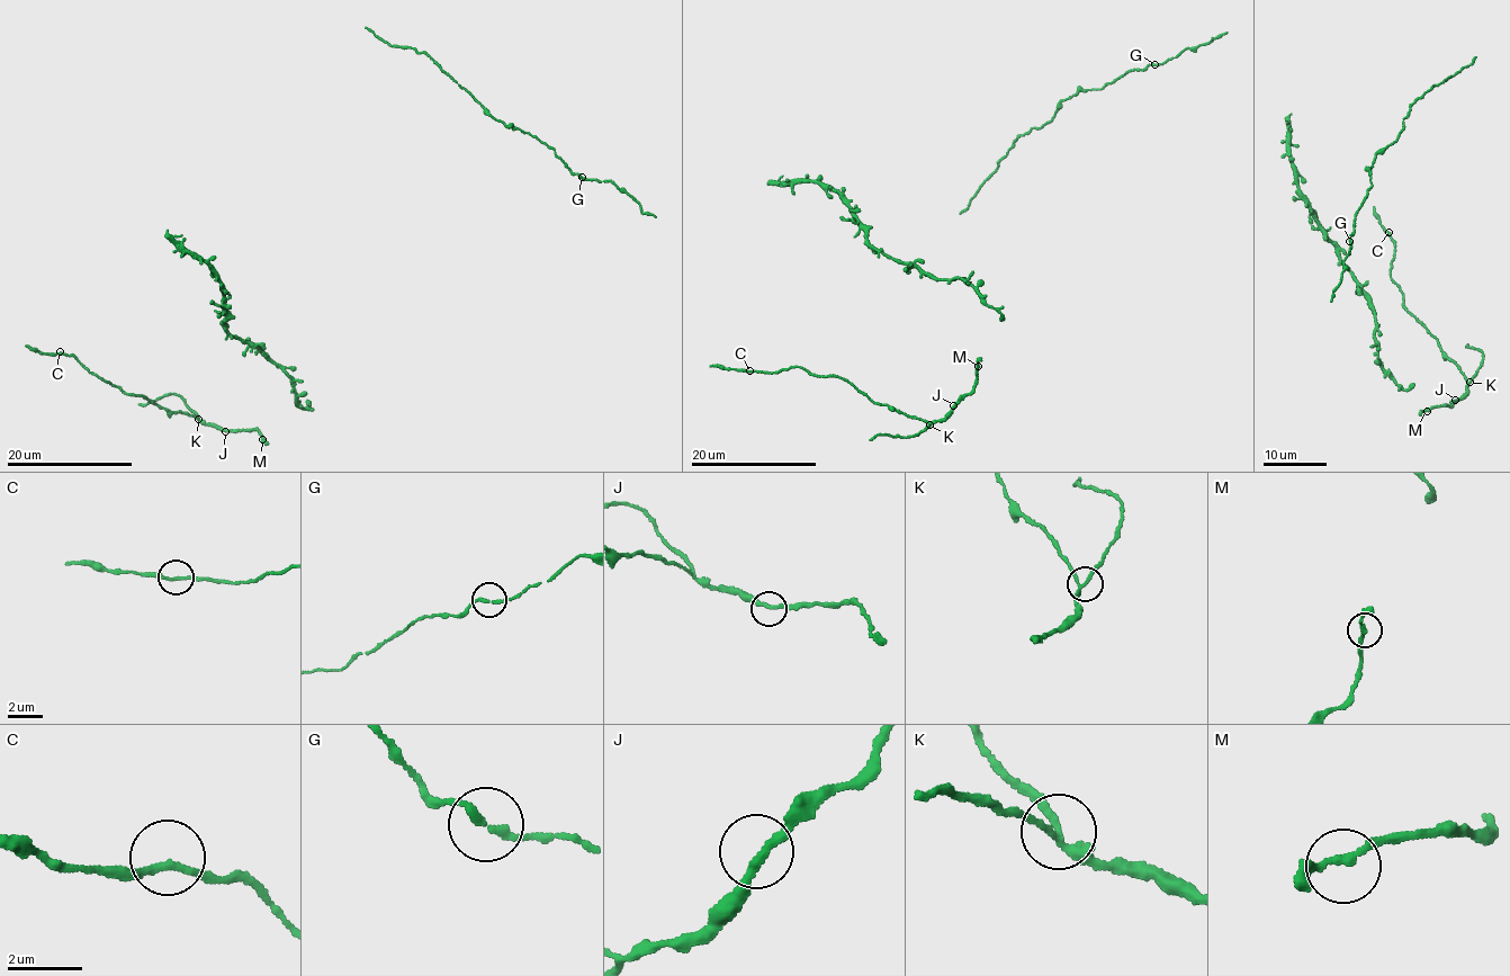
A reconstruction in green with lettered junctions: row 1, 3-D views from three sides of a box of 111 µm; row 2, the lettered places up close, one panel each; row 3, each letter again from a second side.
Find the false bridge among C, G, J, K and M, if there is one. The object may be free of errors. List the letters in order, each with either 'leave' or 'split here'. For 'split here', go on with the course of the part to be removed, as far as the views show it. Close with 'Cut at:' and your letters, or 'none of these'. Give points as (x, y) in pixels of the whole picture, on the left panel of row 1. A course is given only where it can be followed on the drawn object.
C: leave
G: leave
J: leave
K: split here | (198, 419), (178, 394), (161, 395), (149, 404), (137, 403)
M: leave
Cut at: K

